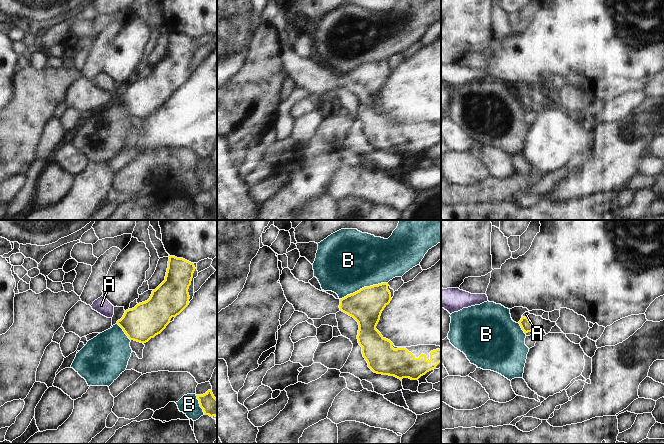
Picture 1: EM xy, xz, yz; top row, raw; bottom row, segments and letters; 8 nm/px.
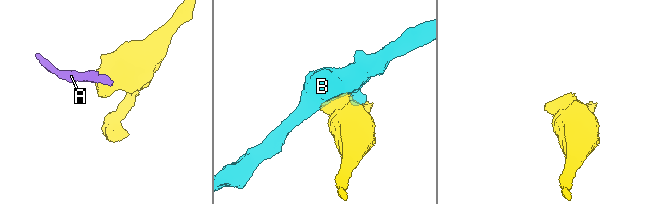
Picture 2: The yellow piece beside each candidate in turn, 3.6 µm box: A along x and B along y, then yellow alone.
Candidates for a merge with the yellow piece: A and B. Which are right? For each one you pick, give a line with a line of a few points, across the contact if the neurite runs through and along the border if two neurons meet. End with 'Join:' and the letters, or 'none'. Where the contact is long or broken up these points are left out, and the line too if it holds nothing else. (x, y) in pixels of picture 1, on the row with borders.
Join: none

